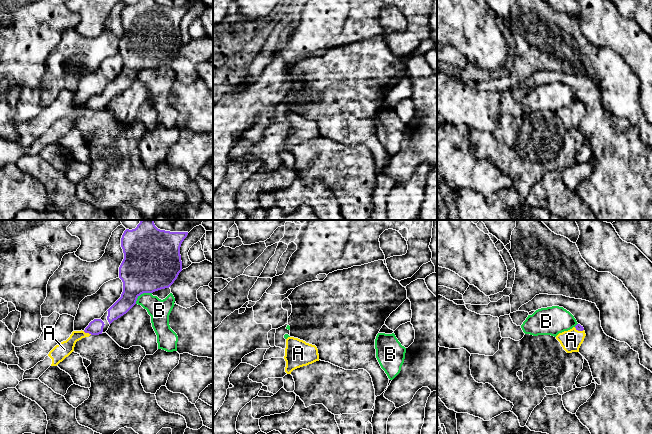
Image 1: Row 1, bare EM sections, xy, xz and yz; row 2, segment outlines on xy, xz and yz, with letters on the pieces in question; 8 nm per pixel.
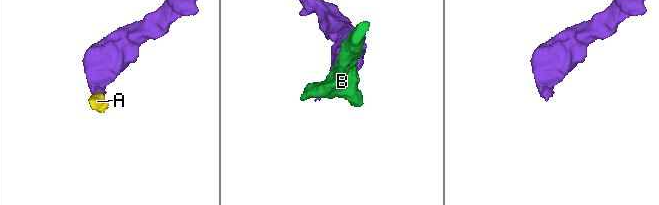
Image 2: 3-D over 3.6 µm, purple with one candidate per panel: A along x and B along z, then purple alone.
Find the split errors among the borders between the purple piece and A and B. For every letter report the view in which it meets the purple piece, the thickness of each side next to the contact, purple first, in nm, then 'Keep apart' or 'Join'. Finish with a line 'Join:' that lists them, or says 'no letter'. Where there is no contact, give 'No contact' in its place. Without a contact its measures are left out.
A: Touches purple in xy. Thickness 120 nm (purple) against 120 nm. Join
B: Touches purple in xy. Thickness 440 nm (purple) against 170 nm. Keep apart
Join: A

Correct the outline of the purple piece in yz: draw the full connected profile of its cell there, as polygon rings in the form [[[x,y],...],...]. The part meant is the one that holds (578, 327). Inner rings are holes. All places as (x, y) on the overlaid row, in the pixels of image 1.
[[[577,324],[568,331],[559,333],[556,339],[567,353],[579,352],[579,348],[584,341],[586,334],[583,326]]]

